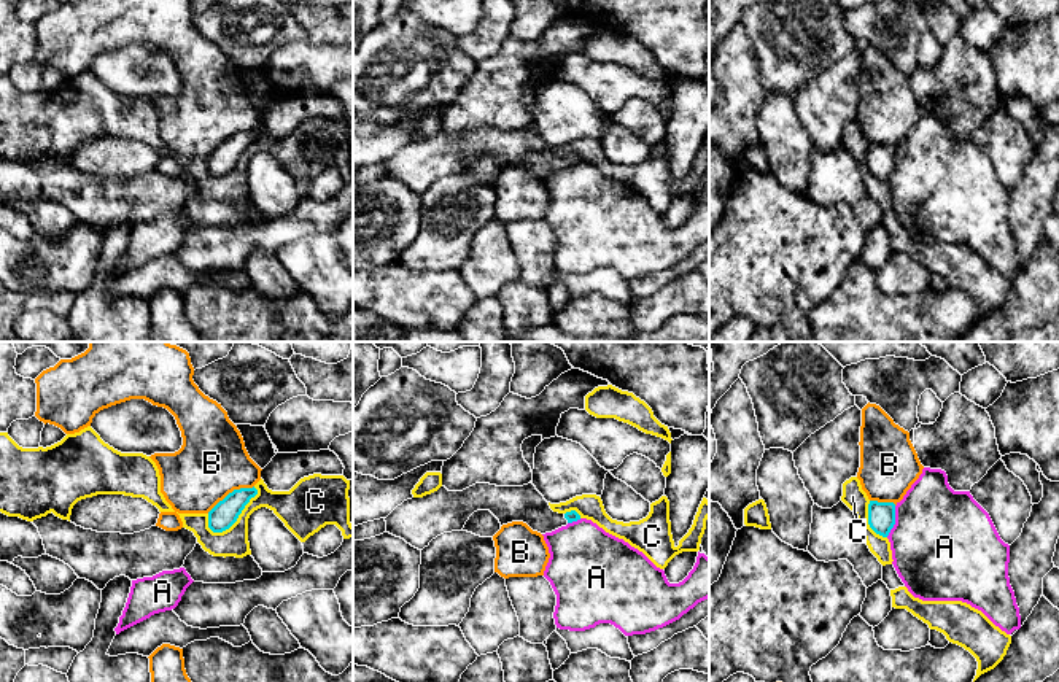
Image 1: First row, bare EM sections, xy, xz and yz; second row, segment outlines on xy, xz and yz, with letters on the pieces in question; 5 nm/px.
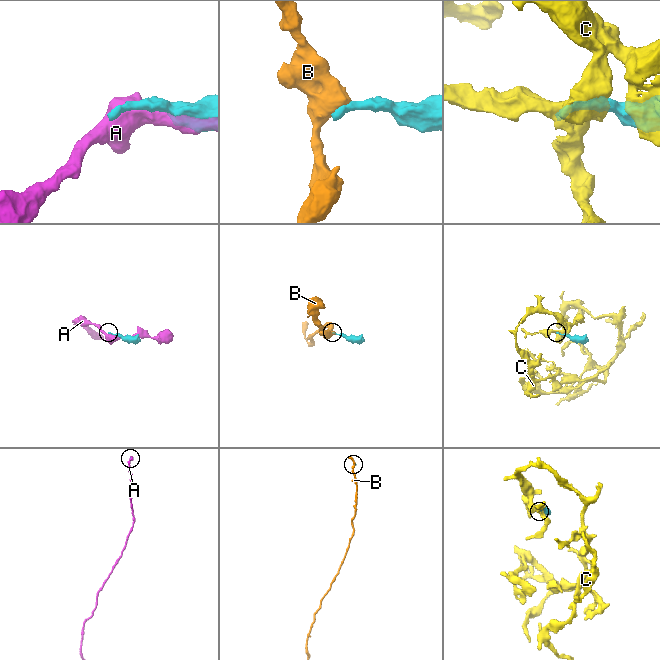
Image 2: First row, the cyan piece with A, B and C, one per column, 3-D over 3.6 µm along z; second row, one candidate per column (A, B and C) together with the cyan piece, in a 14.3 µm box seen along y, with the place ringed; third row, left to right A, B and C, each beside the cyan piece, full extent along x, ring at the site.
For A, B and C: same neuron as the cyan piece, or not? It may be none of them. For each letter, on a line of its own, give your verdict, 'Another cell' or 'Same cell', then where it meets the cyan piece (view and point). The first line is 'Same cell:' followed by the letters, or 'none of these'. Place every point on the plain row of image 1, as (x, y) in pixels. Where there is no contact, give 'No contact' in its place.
Same cell: none of these
A: Another cell. Touches cyan at yz (894, 166)
B: Another cell. Touches cyan at xy (229, 137)
C: Another cell. Touches cyan at xy (237, 161)

